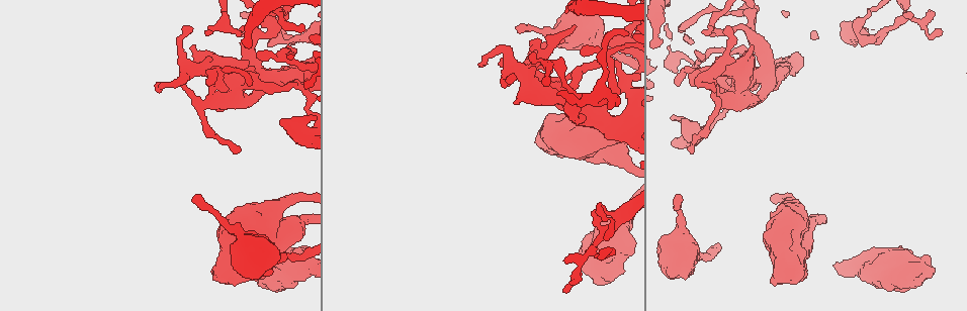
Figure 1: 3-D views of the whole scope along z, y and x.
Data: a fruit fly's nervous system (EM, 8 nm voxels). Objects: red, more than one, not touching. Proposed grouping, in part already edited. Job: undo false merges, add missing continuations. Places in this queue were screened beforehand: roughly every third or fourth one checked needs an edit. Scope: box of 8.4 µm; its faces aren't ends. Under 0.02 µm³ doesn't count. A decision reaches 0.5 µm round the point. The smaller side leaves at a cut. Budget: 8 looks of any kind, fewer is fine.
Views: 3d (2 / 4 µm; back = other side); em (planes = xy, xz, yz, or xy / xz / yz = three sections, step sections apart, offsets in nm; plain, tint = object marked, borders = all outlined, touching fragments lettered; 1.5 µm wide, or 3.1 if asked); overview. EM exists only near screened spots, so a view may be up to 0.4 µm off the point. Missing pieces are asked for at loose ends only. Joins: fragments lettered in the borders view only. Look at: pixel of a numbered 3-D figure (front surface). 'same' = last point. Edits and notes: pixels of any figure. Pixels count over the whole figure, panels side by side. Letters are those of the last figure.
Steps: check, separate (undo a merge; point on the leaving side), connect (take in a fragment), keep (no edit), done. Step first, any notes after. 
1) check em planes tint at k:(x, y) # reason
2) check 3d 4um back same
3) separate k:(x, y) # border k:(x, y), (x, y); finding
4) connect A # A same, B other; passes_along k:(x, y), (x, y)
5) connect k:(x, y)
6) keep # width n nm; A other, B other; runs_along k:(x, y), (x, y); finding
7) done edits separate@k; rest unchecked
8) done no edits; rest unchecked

check em yz step 8 borders at 1:(564, 40) # tapers out

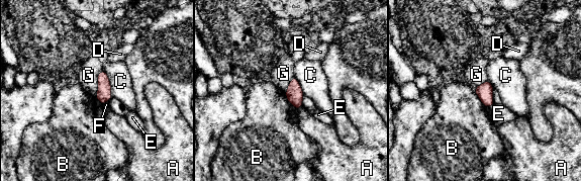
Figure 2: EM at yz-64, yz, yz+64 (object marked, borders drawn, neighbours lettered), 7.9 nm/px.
check em planes borders same

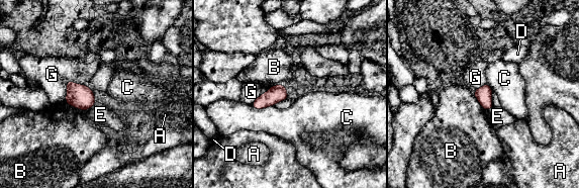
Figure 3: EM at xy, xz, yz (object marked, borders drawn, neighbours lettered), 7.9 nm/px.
keep # width 130 nm; A other, B other, C other, D other, E other, G other; border 3:(95, 100), (85, 110); none of them fits

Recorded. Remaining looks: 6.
check 3d 2um at 1:(583, 48) # thin end

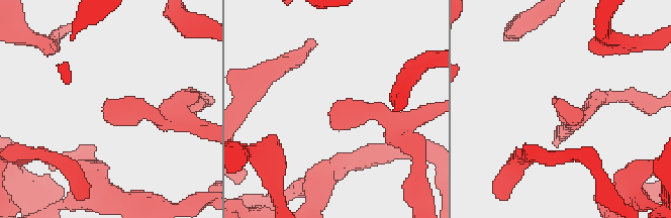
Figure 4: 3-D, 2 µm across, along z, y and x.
check em planes borders at 4:(338, 104) # need the tissue

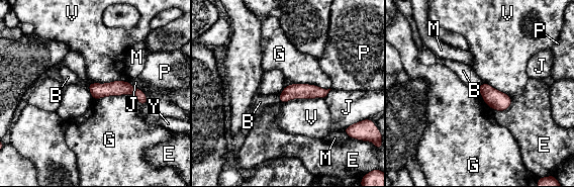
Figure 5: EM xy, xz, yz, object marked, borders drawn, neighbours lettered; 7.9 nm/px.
keep # width 120 nm; B other, E other, G other, J other, M other, P other, V other, Y other; runs_along 5:(91, 86), (130, 89), (144, 100); none of them fits

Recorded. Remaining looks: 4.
check em xz step 8 tint at 1:(482, 64)

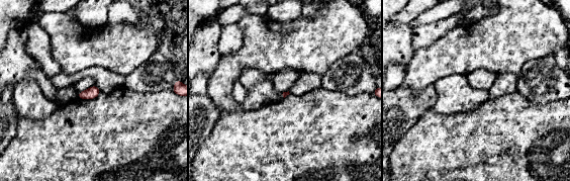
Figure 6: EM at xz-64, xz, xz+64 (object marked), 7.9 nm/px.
check em planes borders same # cut it another way

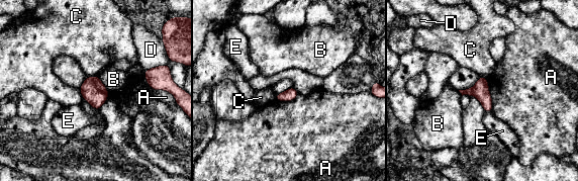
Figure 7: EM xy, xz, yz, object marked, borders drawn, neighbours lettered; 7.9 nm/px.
keep # A other, B other, C other, D other, E other; border 7:(486, 78), (492, 104), (491, 111); no lettered fragment goes on from it

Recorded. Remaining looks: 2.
done no edits; rest unchecked

